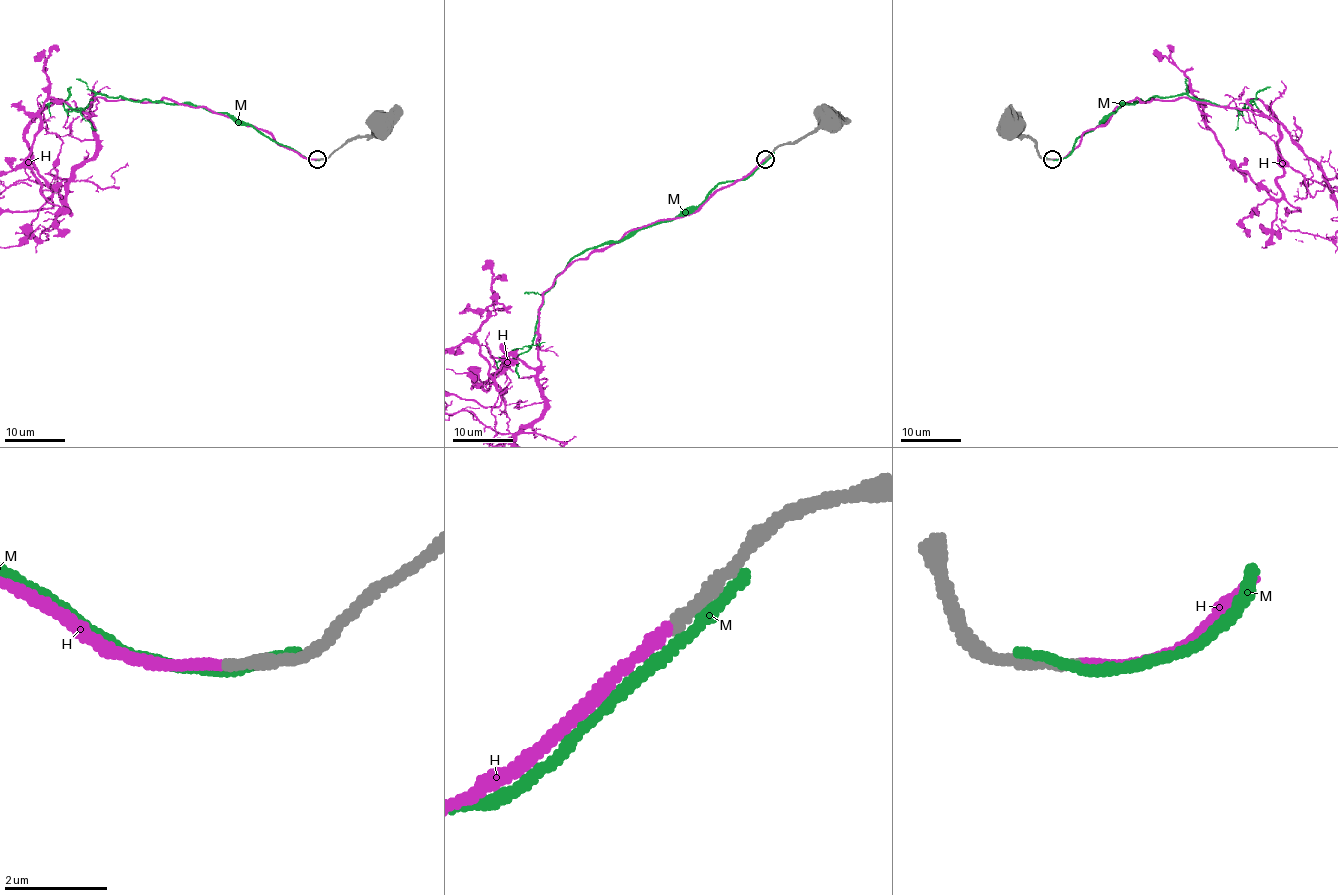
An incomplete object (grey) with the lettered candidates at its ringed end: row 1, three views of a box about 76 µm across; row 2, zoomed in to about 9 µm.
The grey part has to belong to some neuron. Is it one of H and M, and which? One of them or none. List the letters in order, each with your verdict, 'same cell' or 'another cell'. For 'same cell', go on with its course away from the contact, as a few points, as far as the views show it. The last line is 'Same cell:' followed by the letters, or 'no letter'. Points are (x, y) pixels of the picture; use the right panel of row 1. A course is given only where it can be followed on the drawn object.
H: same cell
M: another cell
Same cell: H

